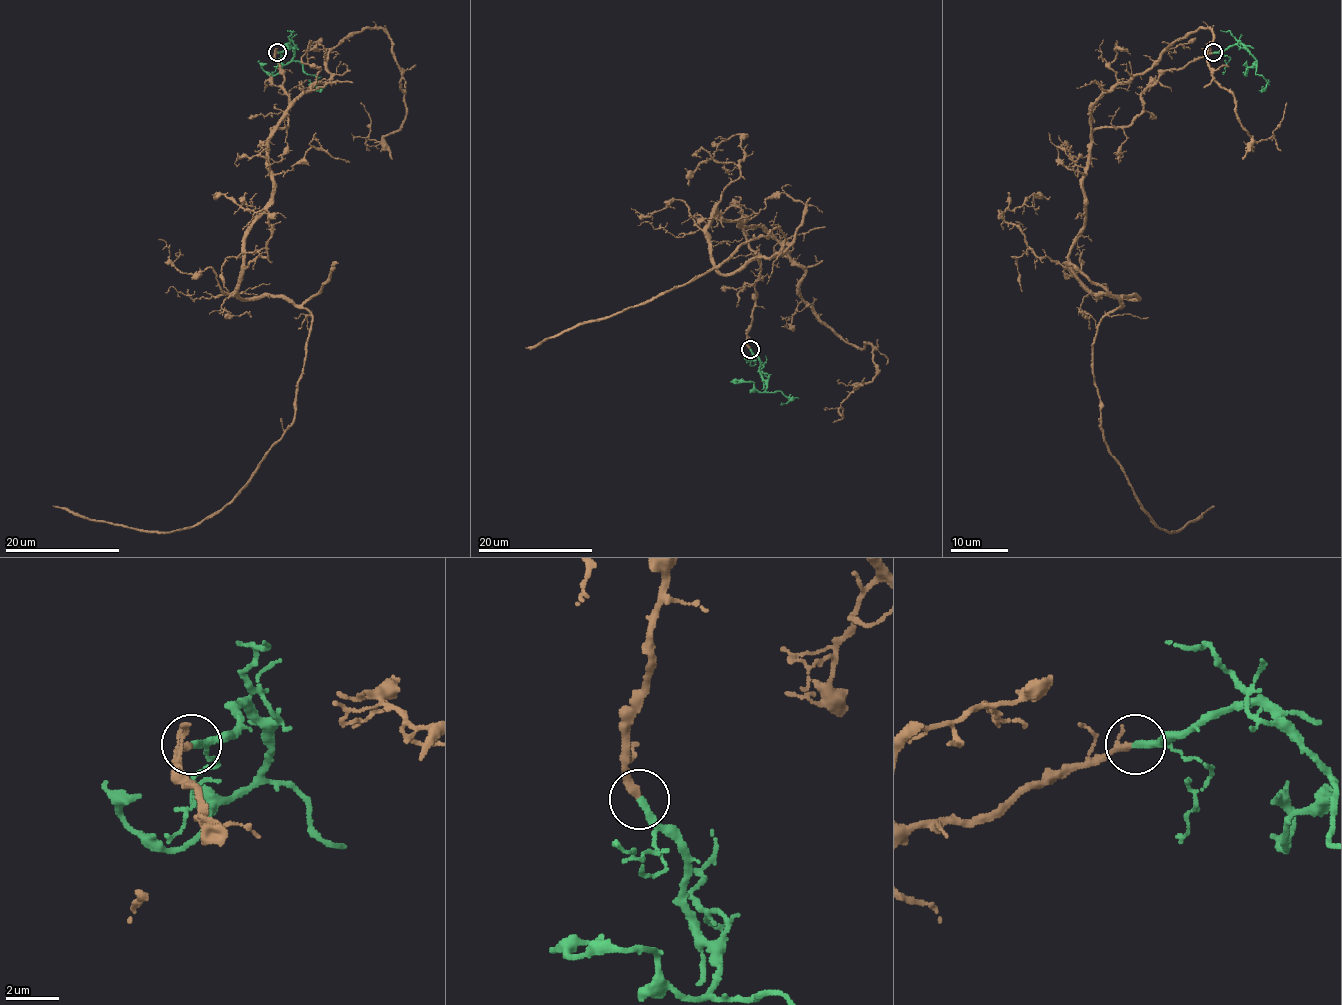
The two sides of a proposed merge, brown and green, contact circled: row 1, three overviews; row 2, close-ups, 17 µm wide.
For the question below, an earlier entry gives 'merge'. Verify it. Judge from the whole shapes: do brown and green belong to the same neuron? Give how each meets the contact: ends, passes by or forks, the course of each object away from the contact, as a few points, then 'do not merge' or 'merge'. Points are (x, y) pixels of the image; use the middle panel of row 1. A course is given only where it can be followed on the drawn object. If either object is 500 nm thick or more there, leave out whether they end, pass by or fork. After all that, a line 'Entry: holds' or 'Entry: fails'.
brown passes by; green ends; course brown (749, 349), (761, 265), (745, 219), (716, 204), (720, 273), (781, 249), (771, 230), (525, 348); course green (749, 349), (759, 362), (768, 392), (779, 391), (788, 402), (798, 398); merge
Entry: holds

